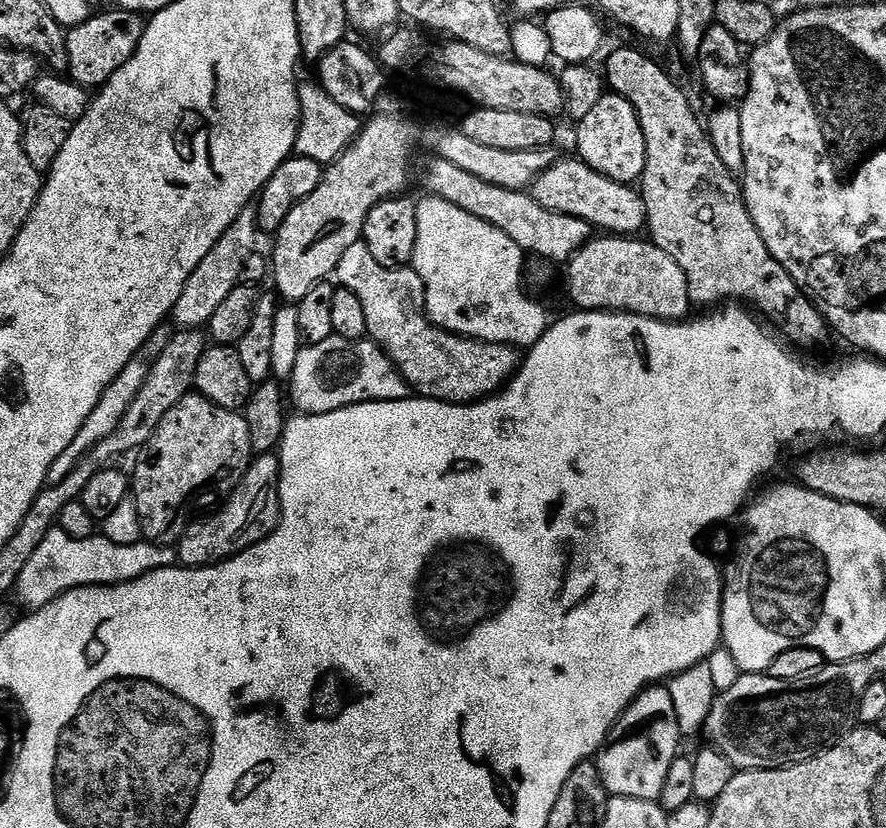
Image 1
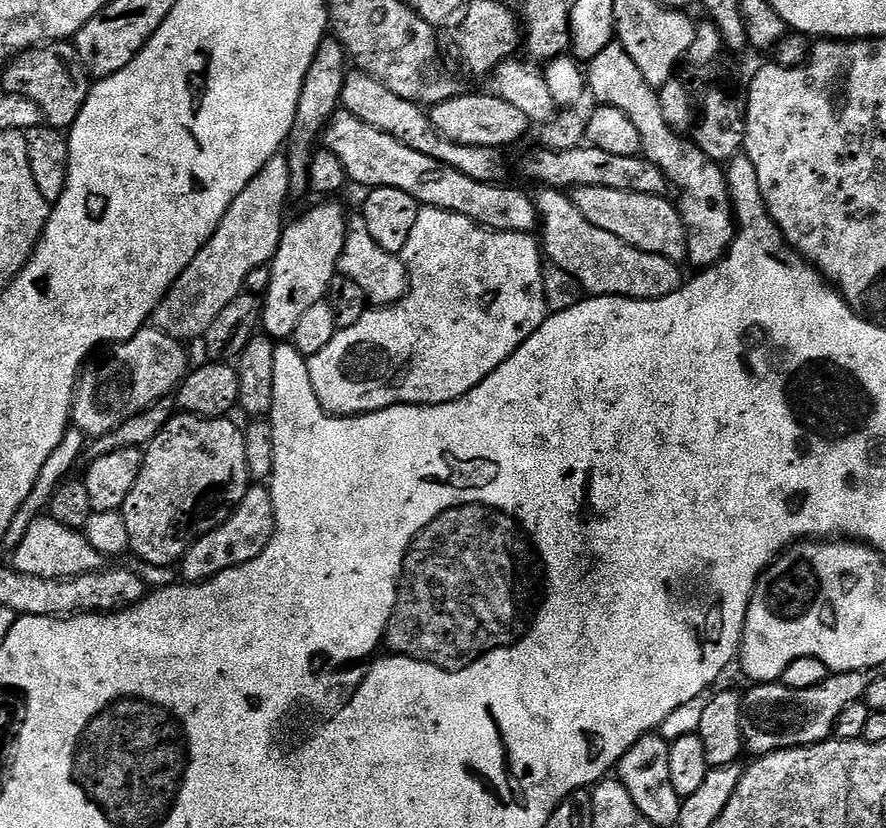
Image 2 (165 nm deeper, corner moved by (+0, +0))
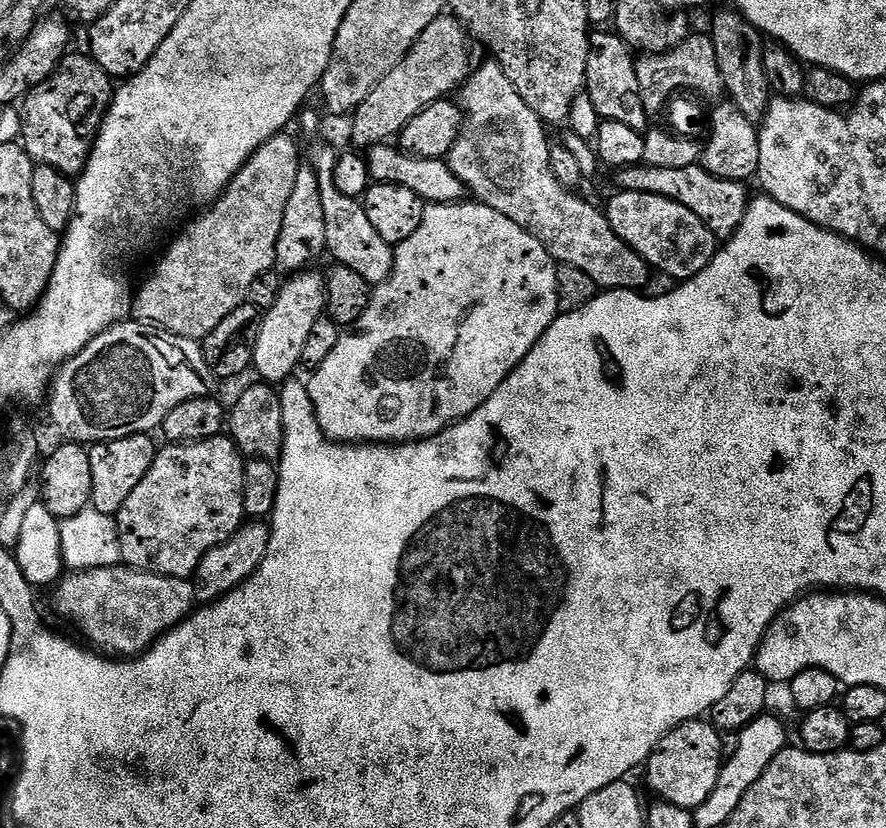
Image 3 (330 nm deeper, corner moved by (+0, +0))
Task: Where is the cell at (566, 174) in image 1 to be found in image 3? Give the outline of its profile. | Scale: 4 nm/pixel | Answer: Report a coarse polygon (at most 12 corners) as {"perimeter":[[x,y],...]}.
{"perimeter":[[617,191],[608,227],[672,282],[694,278],[716,235],[670,199]]}

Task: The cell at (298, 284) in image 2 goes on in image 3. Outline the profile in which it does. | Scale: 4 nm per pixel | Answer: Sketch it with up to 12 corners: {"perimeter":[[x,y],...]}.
{"perimeter":[[325,277],[281,283],[255,329],[252,364],[276,386],[301,367],[326,312]]}

